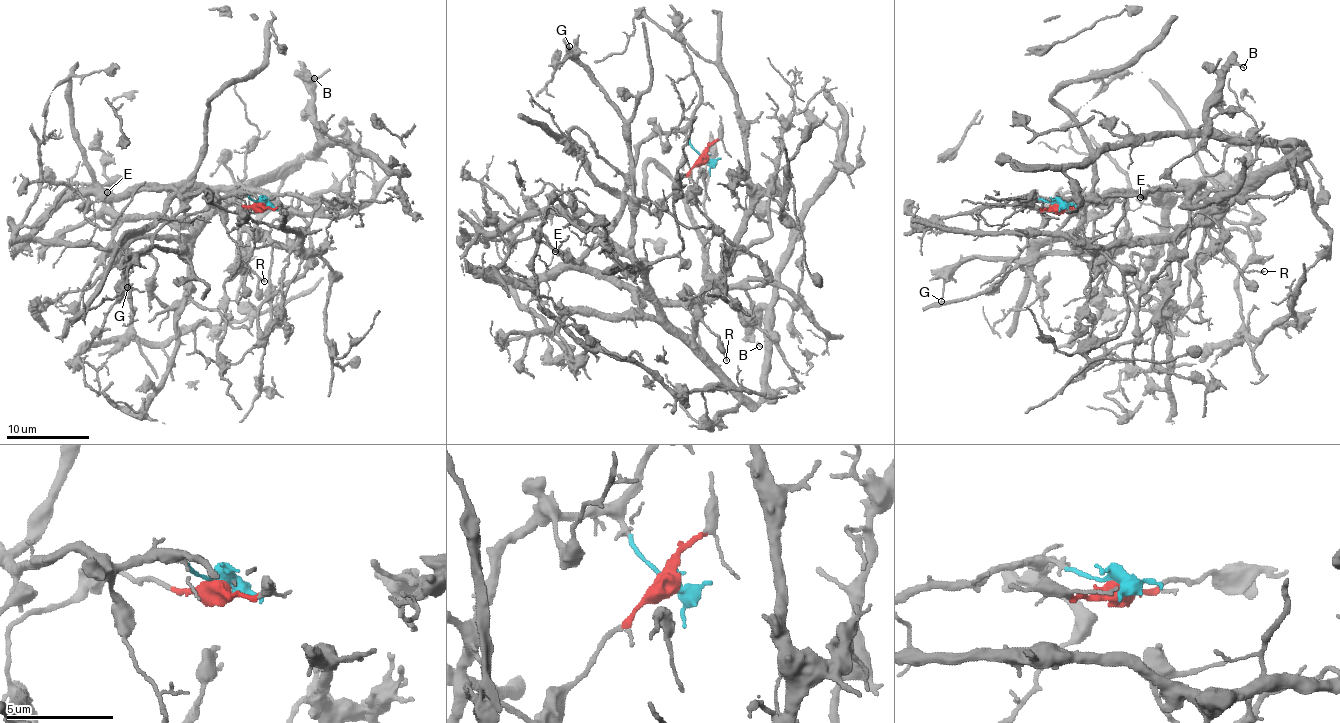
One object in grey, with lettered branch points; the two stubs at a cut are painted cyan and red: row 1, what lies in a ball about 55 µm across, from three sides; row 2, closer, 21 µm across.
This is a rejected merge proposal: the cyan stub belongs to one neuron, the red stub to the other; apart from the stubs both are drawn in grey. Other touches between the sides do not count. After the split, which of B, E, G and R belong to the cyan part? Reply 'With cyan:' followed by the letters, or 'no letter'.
With cyan: E

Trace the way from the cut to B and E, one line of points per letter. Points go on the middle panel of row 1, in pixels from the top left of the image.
B: (705, 159), (653, 212), (625, 199), (631, 258), (646, 294), (755, 403), (762, 308), (752, 332), (760, 346)
E: (705, 159), (682, 132), (655, 134), (644, 140), (628, 182), (623, 211), (571, 263), (551, 264), (555, 250)

